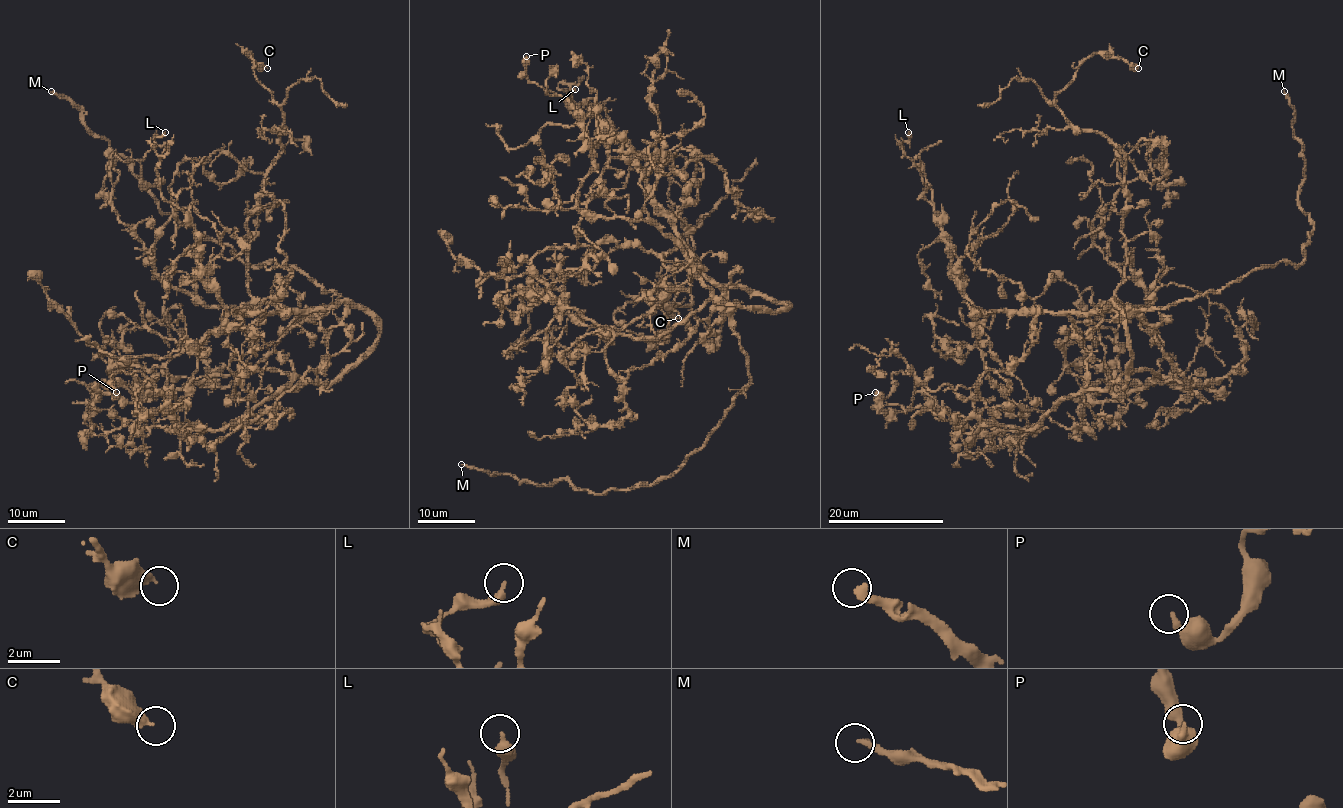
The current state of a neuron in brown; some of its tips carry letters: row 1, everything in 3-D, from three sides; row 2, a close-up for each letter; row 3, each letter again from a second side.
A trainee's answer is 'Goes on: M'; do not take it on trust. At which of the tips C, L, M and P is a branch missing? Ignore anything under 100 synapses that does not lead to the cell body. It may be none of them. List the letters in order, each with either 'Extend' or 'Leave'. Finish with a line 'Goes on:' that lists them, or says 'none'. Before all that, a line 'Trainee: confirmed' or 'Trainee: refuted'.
Trainee: confirmed
C: Leave
L: Leave
M: Extend
P: Leave
Goes on: M

